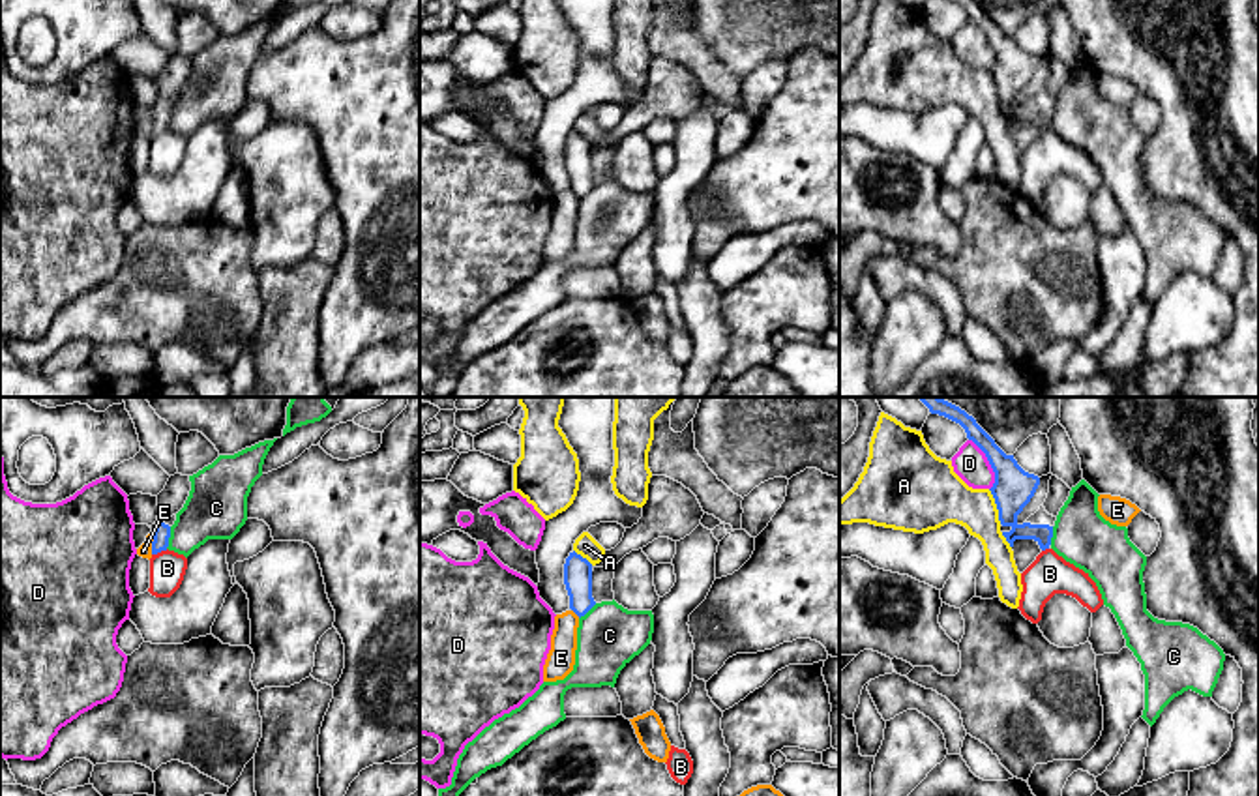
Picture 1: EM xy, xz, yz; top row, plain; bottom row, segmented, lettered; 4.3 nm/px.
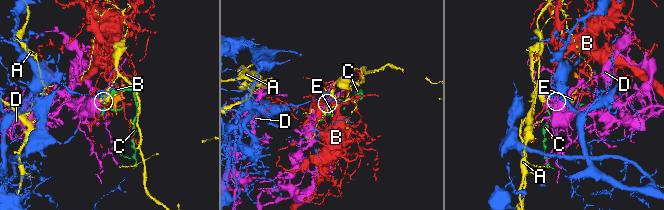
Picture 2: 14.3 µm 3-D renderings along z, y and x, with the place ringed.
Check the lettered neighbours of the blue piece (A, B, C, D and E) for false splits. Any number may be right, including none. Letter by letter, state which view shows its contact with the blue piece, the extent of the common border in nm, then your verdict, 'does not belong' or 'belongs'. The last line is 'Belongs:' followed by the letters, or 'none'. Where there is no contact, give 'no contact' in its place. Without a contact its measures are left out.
A: yz | 160 nm | does not belong
B: xy | 80 nm | does not belong
C: xy | 100 nm | does not belong
D: yz | 240 nm | does not belong
E: xy | 80 nm | does not belong
Belongs: none

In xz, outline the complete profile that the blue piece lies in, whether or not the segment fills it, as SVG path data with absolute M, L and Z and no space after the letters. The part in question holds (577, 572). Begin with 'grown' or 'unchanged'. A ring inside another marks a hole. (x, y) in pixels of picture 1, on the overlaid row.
unchanged; M575 551L566 558L564 584L570 596L570 609L579 618L585 616L596 605L592 597L592 564Z

